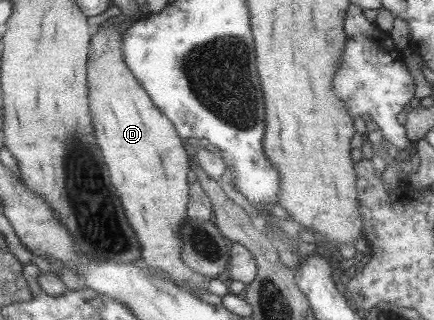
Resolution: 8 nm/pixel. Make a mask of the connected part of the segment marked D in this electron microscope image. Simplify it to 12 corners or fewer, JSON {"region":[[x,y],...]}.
{"region":[[91,36],[90,113],[139,262],[208,304],[182,258],[183,139],[125,64]]}

